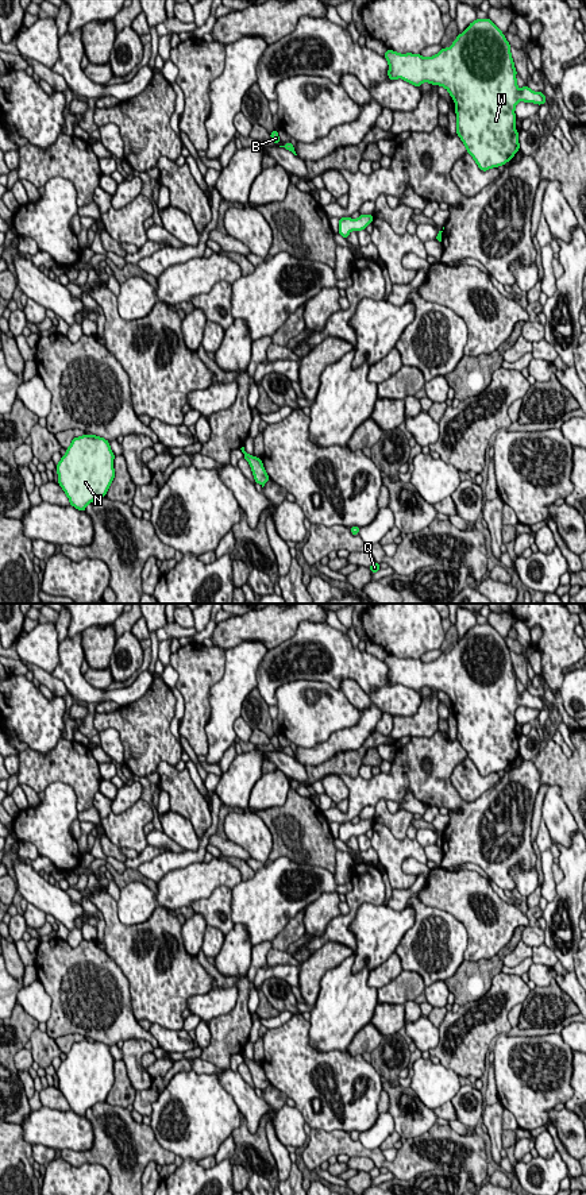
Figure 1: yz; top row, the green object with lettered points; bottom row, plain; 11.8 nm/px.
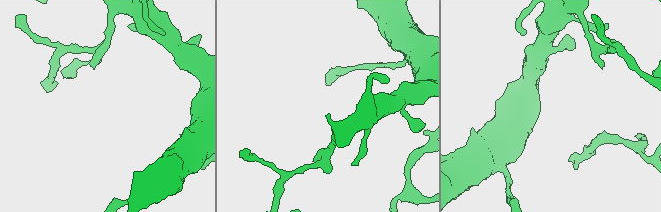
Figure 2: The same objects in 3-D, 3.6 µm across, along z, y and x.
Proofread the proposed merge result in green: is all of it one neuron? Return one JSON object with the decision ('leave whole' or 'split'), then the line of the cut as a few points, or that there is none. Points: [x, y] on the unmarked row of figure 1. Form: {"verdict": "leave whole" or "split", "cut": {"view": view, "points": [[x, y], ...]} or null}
{"verdict": "leave whole", "cut": null}

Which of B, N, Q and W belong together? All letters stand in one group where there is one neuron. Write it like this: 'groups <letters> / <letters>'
groups B N Q W

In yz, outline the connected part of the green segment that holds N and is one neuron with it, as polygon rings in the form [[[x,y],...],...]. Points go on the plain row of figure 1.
[[[86,1038],[72,1045],[55,1075],[72,1111],[84,1117],[88,1109],[107,1100],[115,1083],[113,1064],[104,1042]]]

